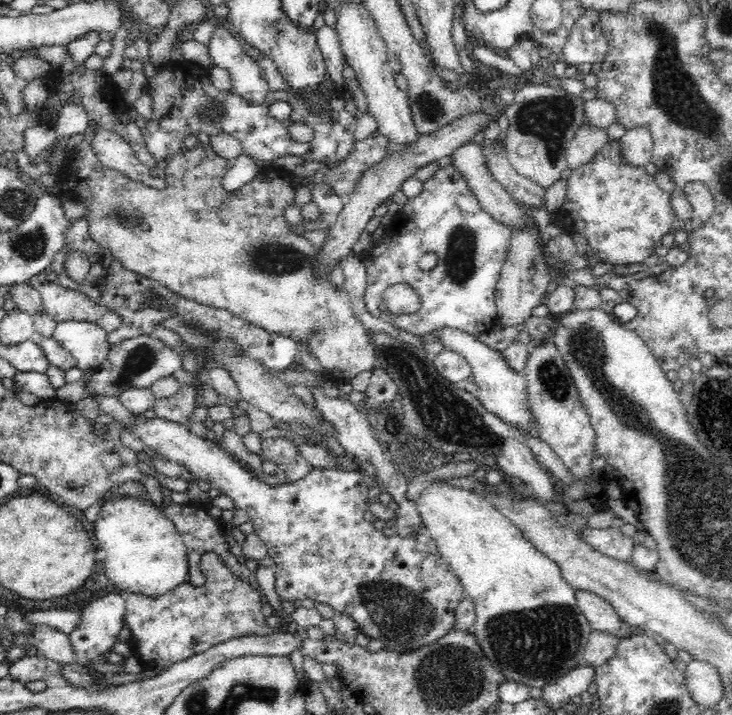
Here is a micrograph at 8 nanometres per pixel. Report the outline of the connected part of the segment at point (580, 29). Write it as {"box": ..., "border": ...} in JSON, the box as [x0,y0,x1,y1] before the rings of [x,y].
{"box":[562,8,608,65],"border":[[[585,8],[562,49],[565,62],[576,65],[602,62],[608,52],[608,41],[601,28],[600,14]]]}

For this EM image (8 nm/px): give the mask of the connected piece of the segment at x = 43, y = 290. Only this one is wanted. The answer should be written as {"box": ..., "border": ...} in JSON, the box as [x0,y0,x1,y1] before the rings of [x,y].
{"box":[27,272,120,332],"border":[[[47,272],[34,276],[27,284],[36,288],[43,299],[45,312],[56,322],[75,320],[99,324],[106,332],[112,332],[120,326],[120,318],[104,306],[98,305],[86,294],[77,290],[64,288],[56,281],[46,278]]]}

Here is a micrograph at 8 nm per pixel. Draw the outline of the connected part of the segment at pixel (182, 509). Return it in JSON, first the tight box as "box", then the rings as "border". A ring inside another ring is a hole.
{"box":[156,502,253,586],"border":[[[171,502],[169,506],[160,507],[156,503],[156,507],[163,511],[163,514],[174,523],[175,529],[183,536],[187,550],[189,551],[189,578],[188,581],[194,586],[202,586],[205,583],[205,576],[200,568],[200,560],[202,554],[206,552],[216,553],[225,562],[225,565],[234,573],[235,577],[240,578],[244,582],[251,582],[253,570],[246,567],[243,558],[236,557],[231,551],[222,529],[218,528],[217,518],[210,516],[208,510],[204,510],[203,506],[197,504],[177,504]]]}

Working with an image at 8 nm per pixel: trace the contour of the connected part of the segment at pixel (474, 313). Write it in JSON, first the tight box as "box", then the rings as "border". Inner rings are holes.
{"box":[363,166,512,336],"border":[[[453,166],[440,167],[424,181],[422,191],[417,196],[408,198],[404,207],[385,227],[382,242],[370,250],[370,262],[367,267],[367,285],[363,298],[371,315],[416,336],[424,336],[427,332],[442,330],[443,327],[477,335],[492,330],[499,323],[496,289],[509,254],[512,228],[508,224],[498,222],[491,214],[482,210],[478,199],[474,197],[470,188],[467,188],[466,181],[455,172]],[[428,253],[436,254],[438,264],[430,272],[423,272],[418,263],[422,256]],[[392,285],[406,285],[416,292],[418,299],[421,299],[419,310],[408,315],[388,314],[383,298],[386,289]]]}

